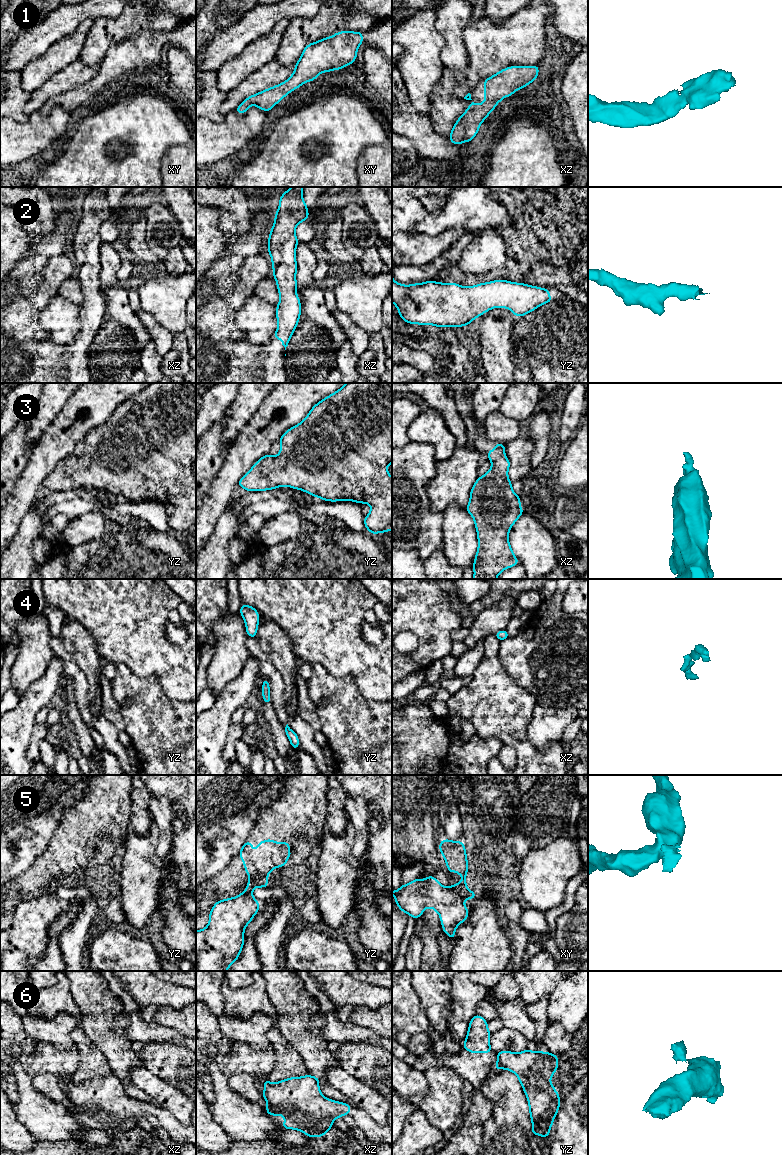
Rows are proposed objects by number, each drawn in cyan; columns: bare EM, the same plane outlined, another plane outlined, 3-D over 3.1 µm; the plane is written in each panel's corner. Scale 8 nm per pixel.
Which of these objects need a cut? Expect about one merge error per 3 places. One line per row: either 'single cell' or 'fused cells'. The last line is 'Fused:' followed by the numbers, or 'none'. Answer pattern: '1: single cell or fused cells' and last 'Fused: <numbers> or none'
1: single cell
2: single cell
3: single cell
4: single cell
5: fused cells
6: fused cells
Fused: 5, 6

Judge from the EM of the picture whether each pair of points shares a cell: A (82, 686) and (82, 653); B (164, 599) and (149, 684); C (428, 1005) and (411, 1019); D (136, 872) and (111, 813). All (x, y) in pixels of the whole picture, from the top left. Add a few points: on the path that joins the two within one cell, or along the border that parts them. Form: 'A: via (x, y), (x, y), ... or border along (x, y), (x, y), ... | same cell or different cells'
A: border along (68, 652), (86, 678), (88, 694) | different cells
B: border along (128, 668), (139, 676), (154, 677), (166, 694) | different cells
C: border along (413, 988), (418, 997), (420, 1008), (430, 1024) | different cells
D: border along (130, 828), (125, 837) | different cells

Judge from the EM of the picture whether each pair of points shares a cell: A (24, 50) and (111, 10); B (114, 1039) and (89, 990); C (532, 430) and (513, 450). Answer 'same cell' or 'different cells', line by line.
A: same cell
B: same cell
C: different cells

